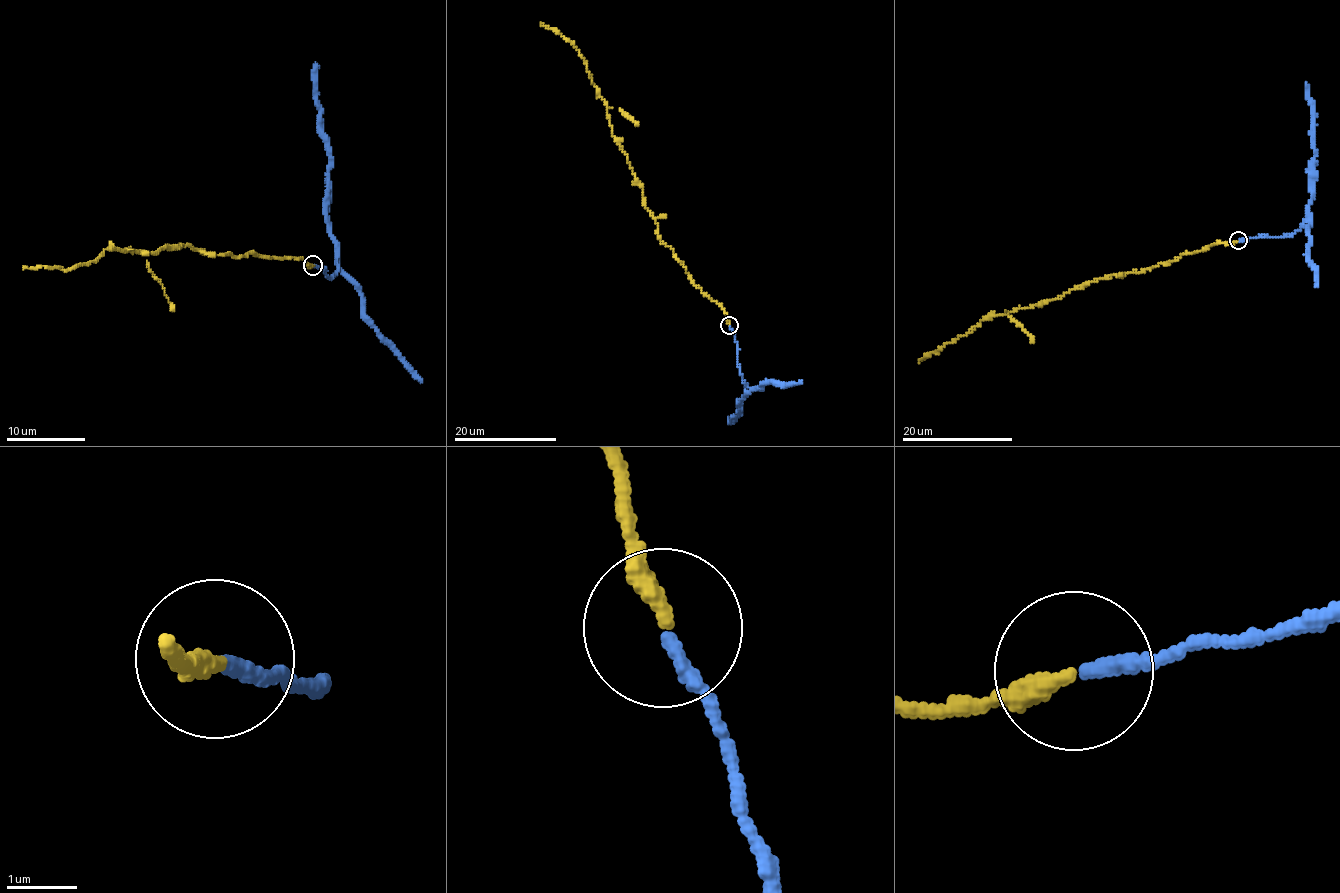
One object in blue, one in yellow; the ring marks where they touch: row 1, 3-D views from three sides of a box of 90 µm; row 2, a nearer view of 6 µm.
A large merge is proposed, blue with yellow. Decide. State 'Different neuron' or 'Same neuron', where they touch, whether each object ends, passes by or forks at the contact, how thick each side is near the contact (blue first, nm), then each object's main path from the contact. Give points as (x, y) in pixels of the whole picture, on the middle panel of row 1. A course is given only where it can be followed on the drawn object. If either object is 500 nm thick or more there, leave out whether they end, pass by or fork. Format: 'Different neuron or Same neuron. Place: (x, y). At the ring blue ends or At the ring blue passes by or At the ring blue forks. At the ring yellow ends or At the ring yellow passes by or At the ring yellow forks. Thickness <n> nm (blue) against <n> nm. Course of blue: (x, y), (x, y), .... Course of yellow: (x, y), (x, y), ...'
Same neuron. Place: (729, 325). At the ring blue ends. At the ring yellow ends. Thickness 200 nm (blue) against 280 nm. Course of blue: (729, 325), (738, 346), (740, 373), (745, 384), (745, 393), (738, 402), (739, 415), (734, 421), (730, 419). Course of yellow: (729, 325), (725, 310), (693, 282), (660, 239), (586, 61), (571, 42), (540, 22)

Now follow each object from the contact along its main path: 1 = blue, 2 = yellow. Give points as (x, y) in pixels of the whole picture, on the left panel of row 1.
1: (312, 266), (326, 269), (329, 279), (337, 271), (337, 244), (327, 214), (329, 140), (321, 126), (315, 61)
2: (312, 266), (251, 251), (244, 256), (206, 253), (177, 245), (152, 253), (113, 245), (70, 270), (23, 267)

